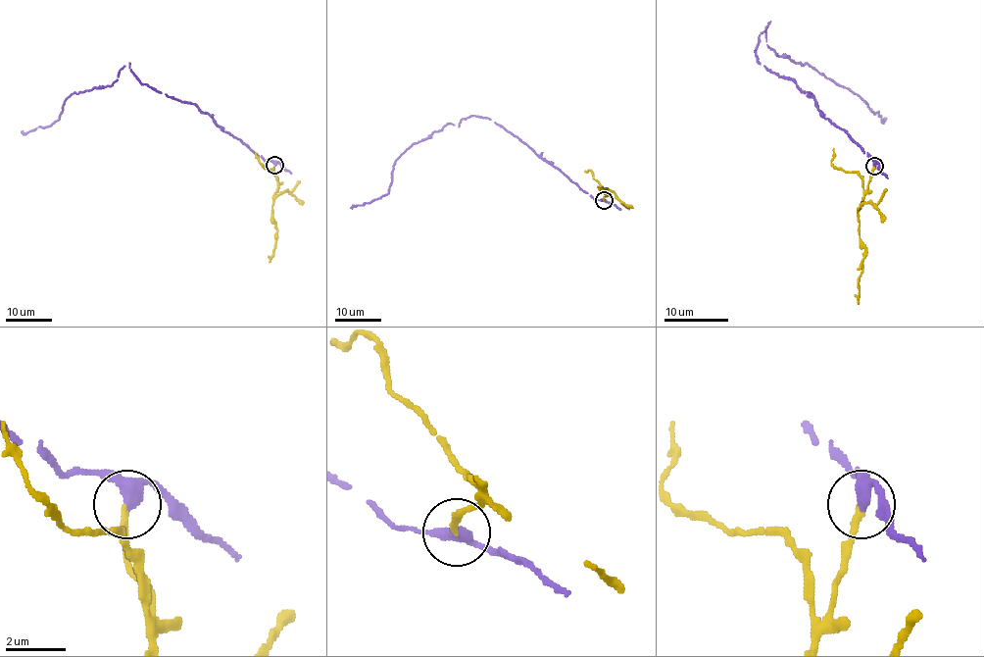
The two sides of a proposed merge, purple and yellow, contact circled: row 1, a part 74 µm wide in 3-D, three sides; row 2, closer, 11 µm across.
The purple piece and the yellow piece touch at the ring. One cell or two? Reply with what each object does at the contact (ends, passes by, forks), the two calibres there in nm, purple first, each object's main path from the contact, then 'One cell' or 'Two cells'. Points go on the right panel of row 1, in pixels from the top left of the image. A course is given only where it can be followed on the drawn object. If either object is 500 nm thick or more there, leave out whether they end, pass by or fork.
At the ring purple passes by. At the ring yellow ends. Thickness 360 nm (purple) against 200 nm. Course of purple: (873, 167), (811, 93), (759, 63), (759, 35), (766, 25), (766, 45), (776, 55), (809, 65), (885, 118). Course of yellow: (873, 167), (863, 204), (858, 213), (859, 242), (865, 249), (858, 304). Two cells

